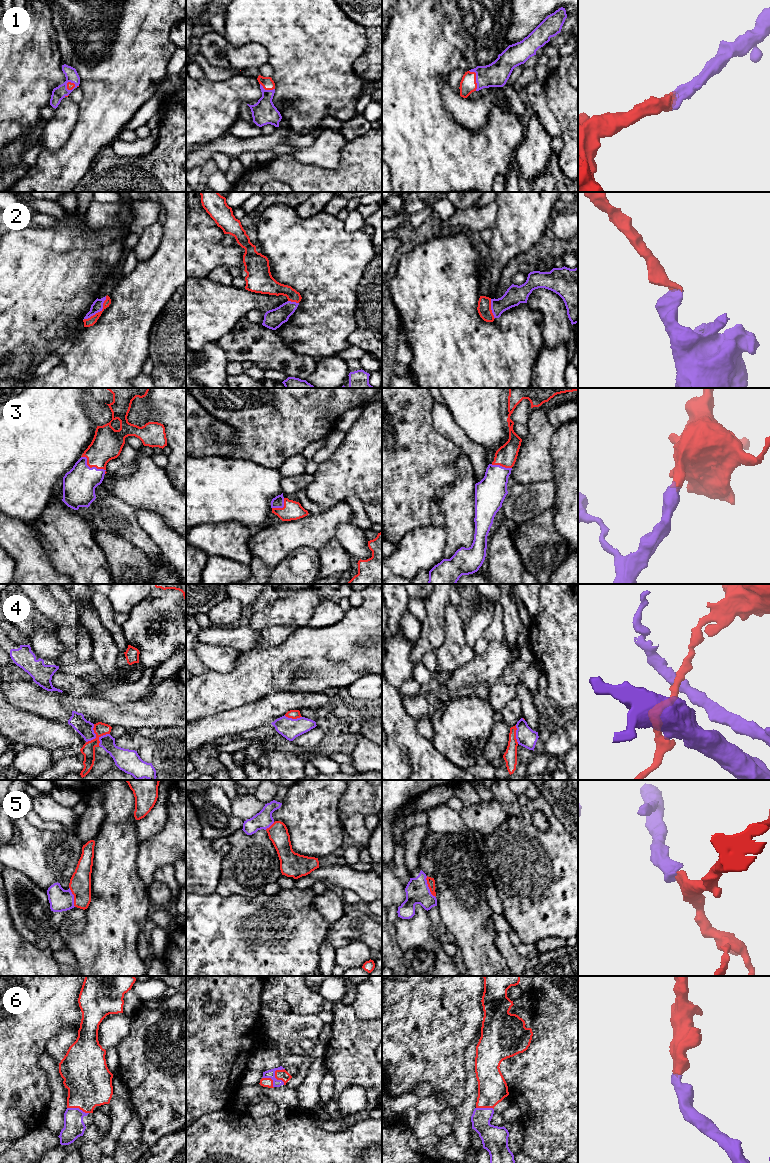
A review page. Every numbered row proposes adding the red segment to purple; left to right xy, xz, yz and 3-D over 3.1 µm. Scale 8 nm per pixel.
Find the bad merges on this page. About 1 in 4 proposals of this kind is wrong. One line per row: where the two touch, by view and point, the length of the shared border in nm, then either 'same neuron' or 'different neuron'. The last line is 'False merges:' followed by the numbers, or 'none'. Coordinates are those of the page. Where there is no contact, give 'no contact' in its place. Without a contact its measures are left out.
1: meets purple in yz at (476, 79); contact 180 nm long; same neuron
2: meets purple in xy at (98, 311); contact 280 nm long; same neuron
3: meets purple in xy at (92, 467); contact 240 nm long; same neuron
4: meets purple in xy at (95, 735); contact 170 nm long; different neuron
5: meets purple in yz at (428, 887); contact 190 nm long; same neuron
6: meets purple in xz at (275, 1078); contact 140 nm long; same neuron
False merges: 4

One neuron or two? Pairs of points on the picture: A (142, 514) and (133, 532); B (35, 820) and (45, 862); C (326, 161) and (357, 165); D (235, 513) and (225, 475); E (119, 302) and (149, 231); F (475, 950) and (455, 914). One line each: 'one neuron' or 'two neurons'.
A: two neurons
B: two neurons
C: two neurons
D: one neuron
E: two neurons
F: one neuron

